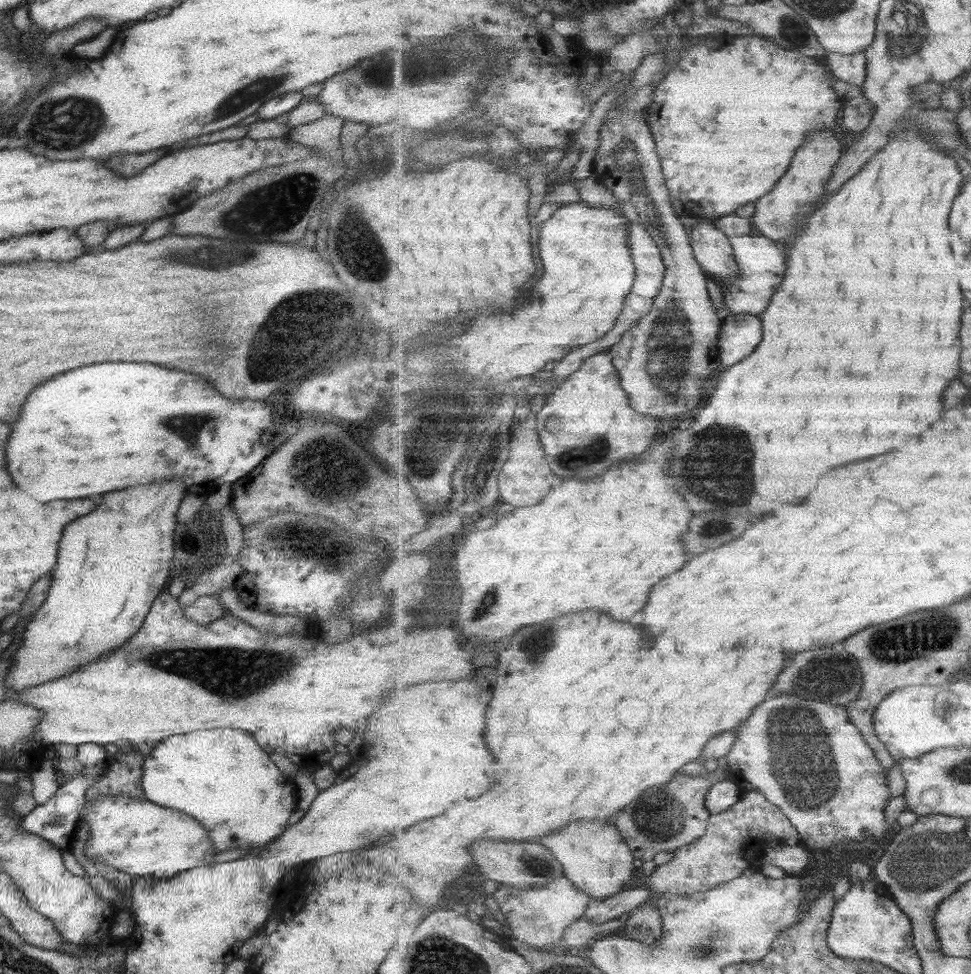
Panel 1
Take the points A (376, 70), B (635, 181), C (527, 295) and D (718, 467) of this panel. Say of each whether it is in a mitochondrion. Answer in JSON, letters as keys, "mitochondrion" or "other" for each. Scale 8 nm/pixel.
{"A":"mitochondrion","B":"mitochondrion","C":"other","D":"mitochondrion"}

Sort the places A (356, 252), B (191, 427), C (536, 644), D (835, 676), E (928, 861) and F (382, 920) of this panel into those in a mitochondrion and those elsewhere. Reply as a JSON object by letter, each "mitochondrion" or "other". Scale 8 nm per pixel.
{"A":"mitochondrion","B":"mitochondrion","C":"mitochondrion","D":"mitochondrion","E":"mitochondrion","F":"other"}

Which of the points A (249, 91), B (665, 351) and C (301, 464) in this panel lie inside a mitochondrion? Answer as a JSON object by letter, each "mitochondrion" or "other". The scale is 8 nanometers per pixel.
{"A":"mitochondrion","B":"mitochondrion","C":"mitochondrion"}

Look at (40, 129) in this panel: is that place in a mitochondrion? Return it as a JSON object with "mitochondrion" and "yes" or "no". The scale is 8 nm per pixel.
{"mitochondrion":"yes"}

